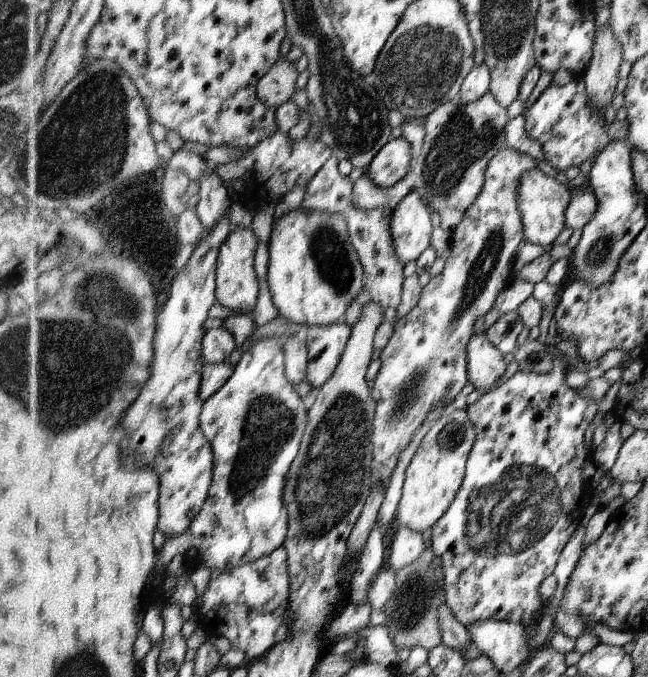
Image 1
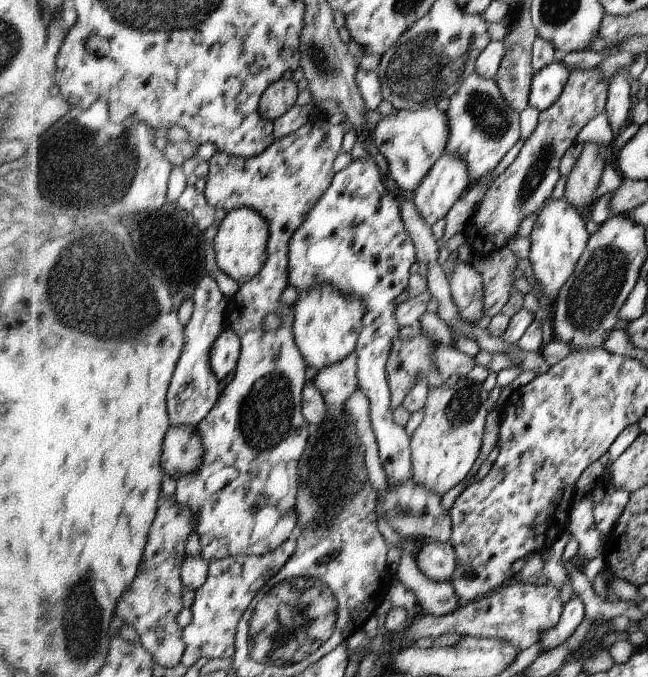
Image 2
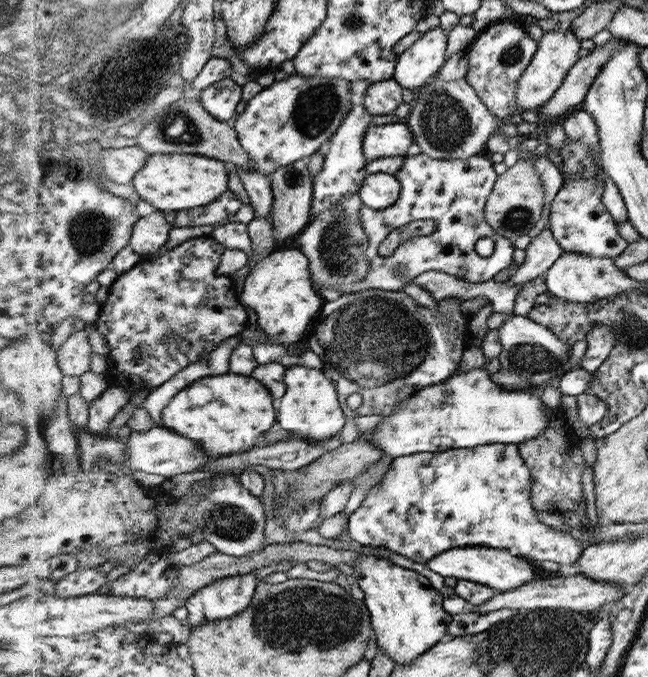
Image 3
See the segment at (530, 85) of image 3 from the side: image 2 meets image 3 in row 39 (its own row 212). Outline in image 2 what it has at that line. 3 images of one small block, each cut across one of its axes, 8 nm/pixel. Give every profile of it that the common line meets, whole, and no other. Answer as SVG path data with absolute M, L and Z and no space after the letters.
M565 197L549 200L538 215L529 236L528 259L538 286L542 286L542 294L548 298L548 302L552 305L551 309L554 308L556 300L558 300L562 286L572 276L582 252L586 250L588 238L590 238L590 234L586 230L586 222L582 220L580 212L572 204L568 204Z

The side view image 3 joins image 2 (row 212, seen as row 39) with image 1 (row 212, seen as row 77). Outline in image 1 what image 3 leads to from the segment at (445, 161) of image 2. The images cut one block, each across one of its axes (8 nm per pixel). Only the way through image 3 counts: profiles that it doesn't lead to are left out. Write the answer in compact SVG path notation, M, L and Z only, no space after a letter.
M413 188L393 209L391 231L394 237L396 256L404 264L417 261L430 246L432 236L431 204Z

